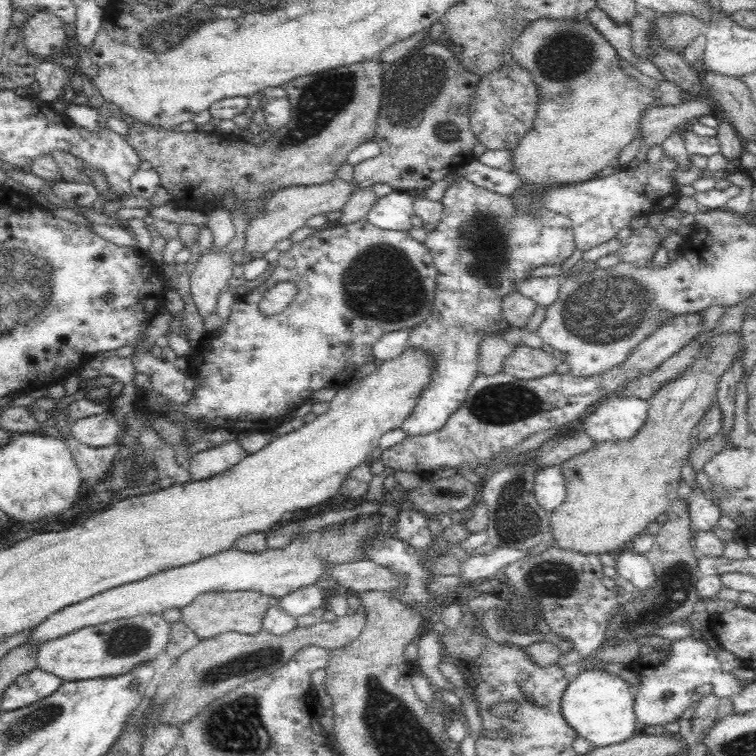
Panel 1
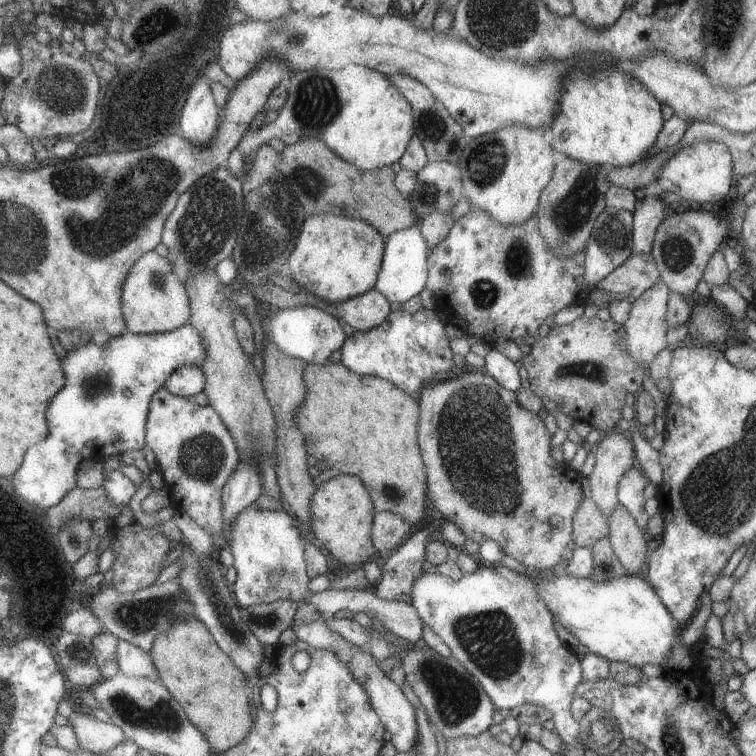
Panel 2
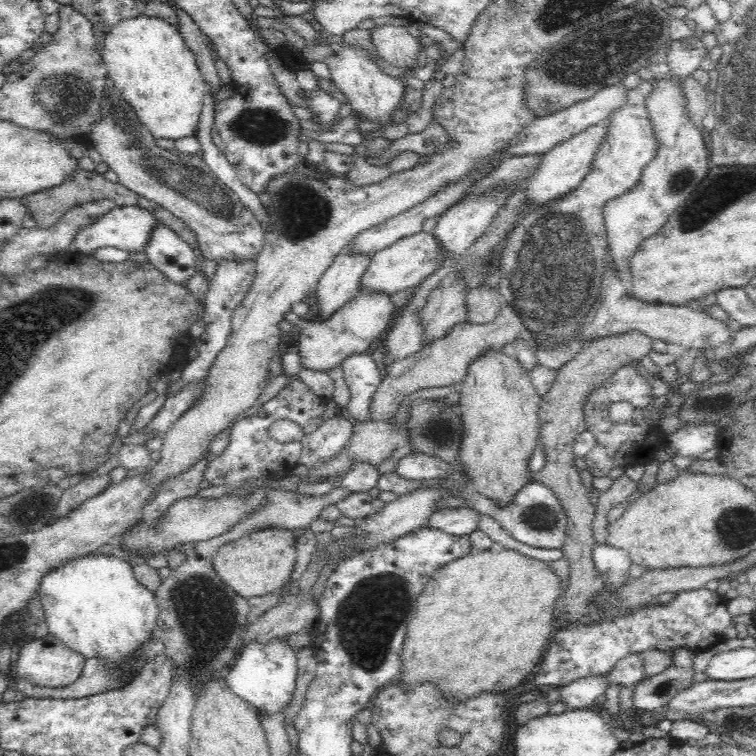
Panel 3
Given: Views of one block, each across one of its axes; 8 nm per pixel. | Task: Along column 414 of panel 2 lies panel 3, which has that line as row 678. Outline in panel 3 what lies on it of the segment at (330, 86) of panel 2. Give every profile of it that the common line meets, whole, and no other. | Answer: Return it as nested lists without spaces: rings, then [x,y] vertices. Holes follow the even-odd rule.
[[[86,553],[44,574],[36,596],[40,598],[51,636],[60,640],[66,647],[79,652],[85,659],[105,660],[109,670],[120,673],[122,686],[140,676],[140,669],[133,669],[135,674],[130,679],[124,677],[124,672],[128,672],[128,668],[136,664],[135,650],[153,638],[158,617],[158,601],[154,591],[148,590],[136,580],[130,563],[110,554]]]

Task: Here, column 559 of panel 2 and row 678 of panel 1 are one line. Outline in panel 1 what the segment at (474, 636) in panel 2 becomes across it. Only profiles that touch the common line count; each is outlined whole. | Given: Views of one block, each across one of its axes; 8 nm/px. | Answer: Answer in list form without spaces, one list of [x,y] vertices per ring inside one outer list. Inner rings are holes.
[[[692,636],[674,640],[666,648],[642,650],[627,667],[640,677],[640,683],[631,688],[636,722],[641,728],[661,727],[666,722],[676,722],[690,706],[704,698],[704,694],[696,693],[696,688],[702,685],[710,683],[715,695],[721,699],[738,694],[746,684],[737,680],[732,672],[725,674],[717,660],[716,651]]]

